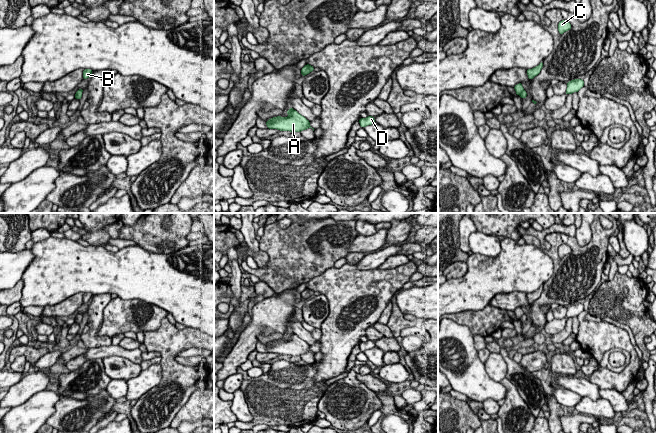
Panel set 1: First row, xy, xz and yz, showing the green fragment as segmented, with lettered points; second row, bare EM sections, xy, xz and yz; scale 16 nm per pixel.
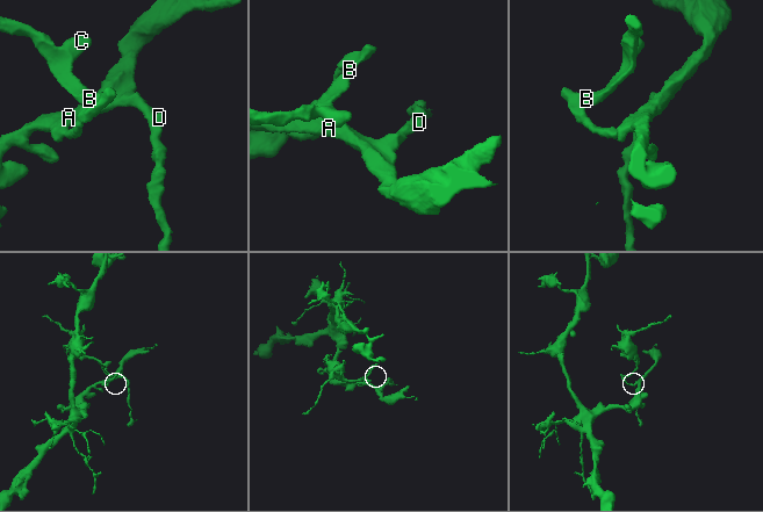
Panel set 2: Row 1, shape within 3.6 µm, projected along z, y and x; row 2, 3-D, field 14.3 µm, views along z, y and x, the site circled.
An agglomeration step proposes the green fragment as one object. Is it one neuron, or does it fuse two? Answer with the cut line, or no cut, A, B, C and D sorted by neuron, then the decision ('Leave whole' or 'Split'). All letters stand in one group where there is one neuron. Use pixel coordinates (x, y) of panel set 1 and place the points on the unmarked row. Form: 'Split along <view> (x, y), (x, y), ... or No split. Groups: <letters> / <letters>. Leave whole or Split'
Split along yz (523, 313), (519, 318). Groups: A D / B C. Split

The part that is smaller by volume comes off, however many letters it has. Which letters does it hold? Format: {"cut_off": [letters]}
{"cut_off": ["B", "C"]}

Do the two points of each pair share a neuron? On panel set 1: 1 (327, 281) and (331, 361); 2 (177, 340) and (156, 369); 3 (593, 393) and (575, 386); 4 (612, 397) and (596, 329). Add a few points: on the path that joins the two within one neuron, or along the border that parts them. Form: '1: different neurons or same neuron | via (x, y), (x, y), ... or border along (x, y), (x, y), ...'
1: same neuron | via (335, 301), (334, 341)
2: different neurons | border along (159, 363), (161, 367), (161, 381), (153, 387)
3: same neuron | via (589, 390), (579, 386)
4: different neurons | border along (600, 388), (614, 388), (621, 393)

